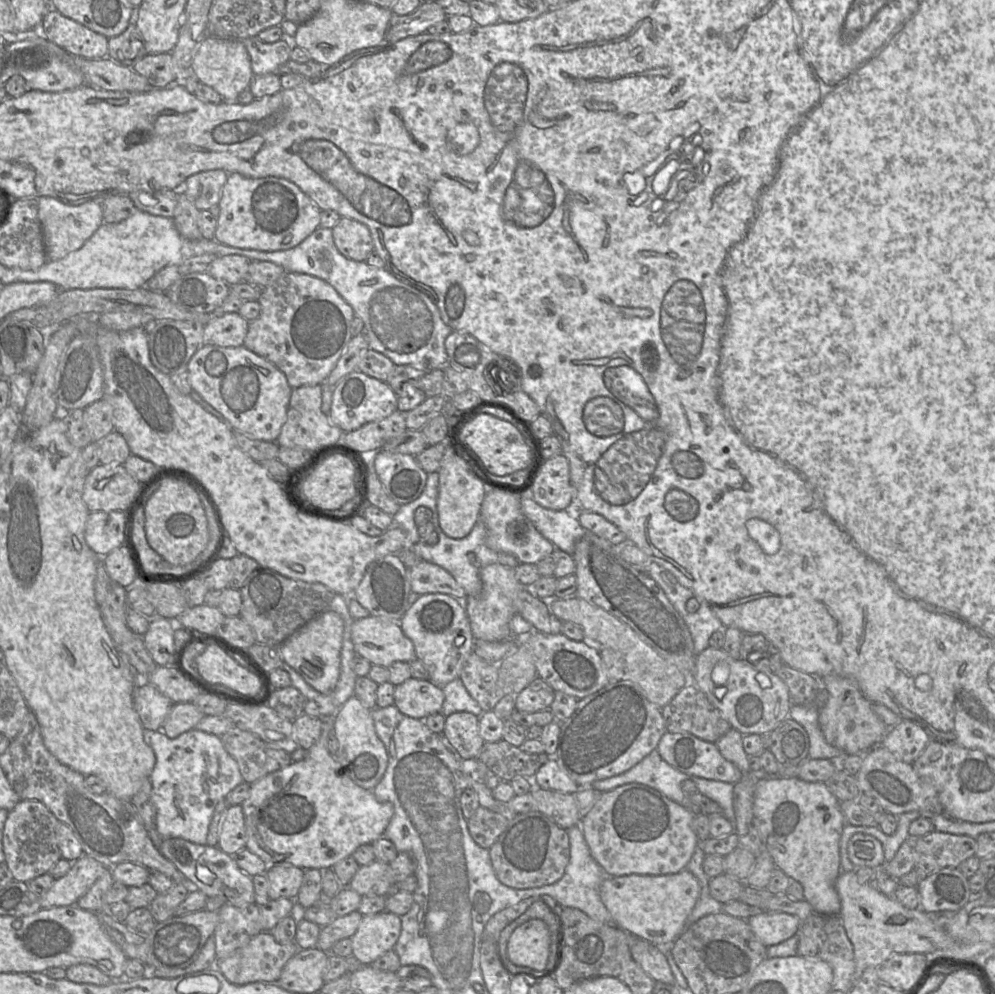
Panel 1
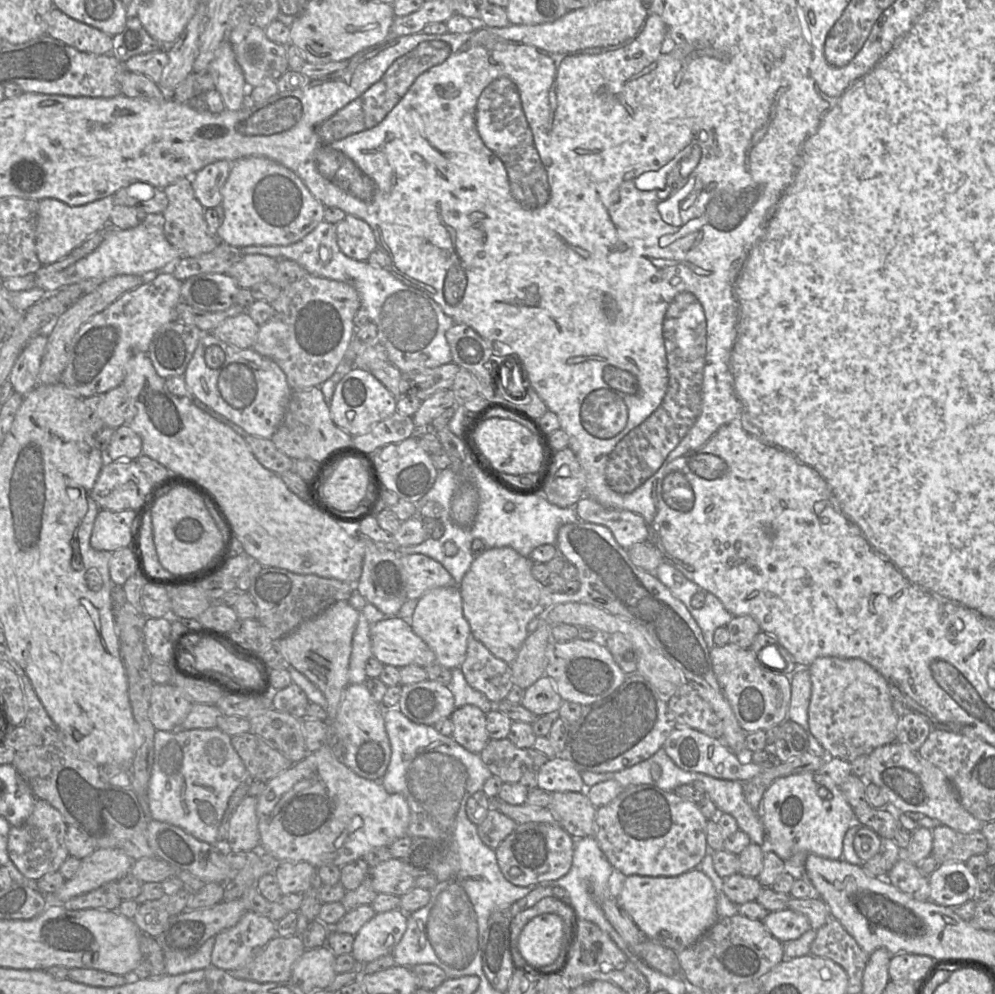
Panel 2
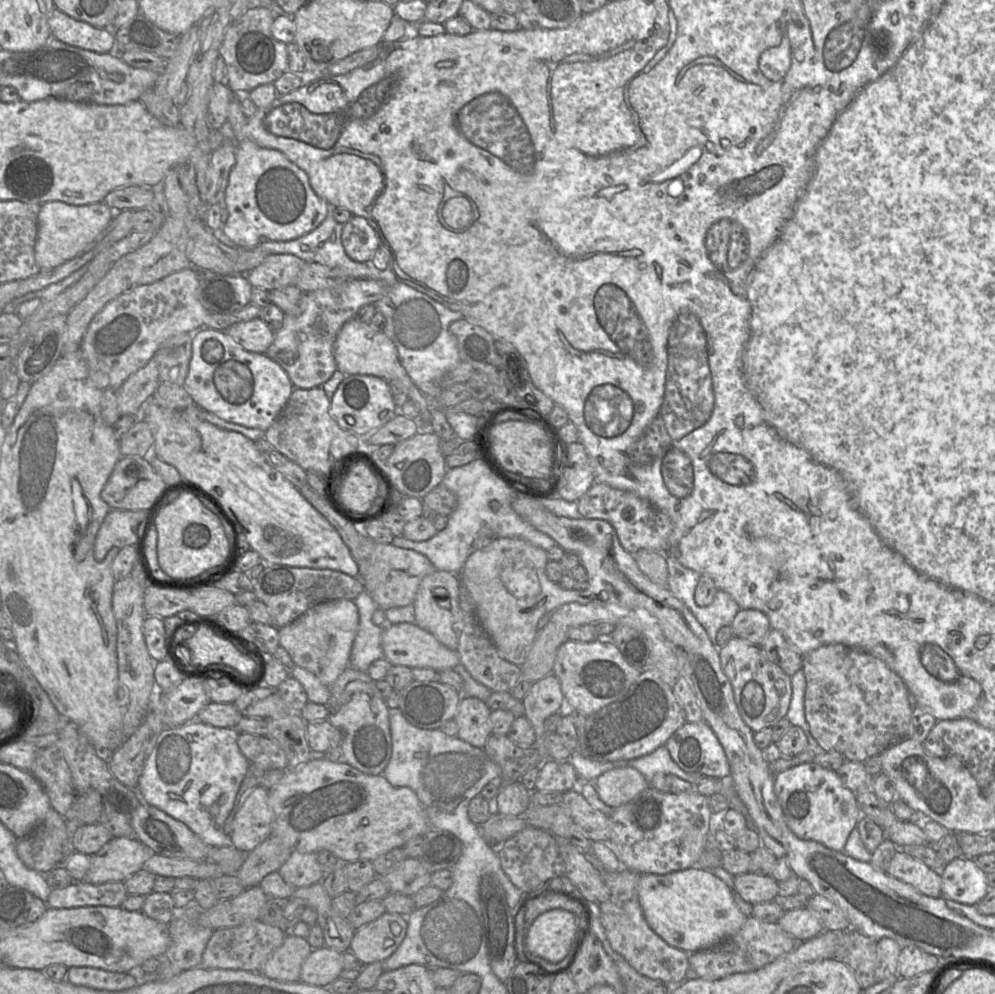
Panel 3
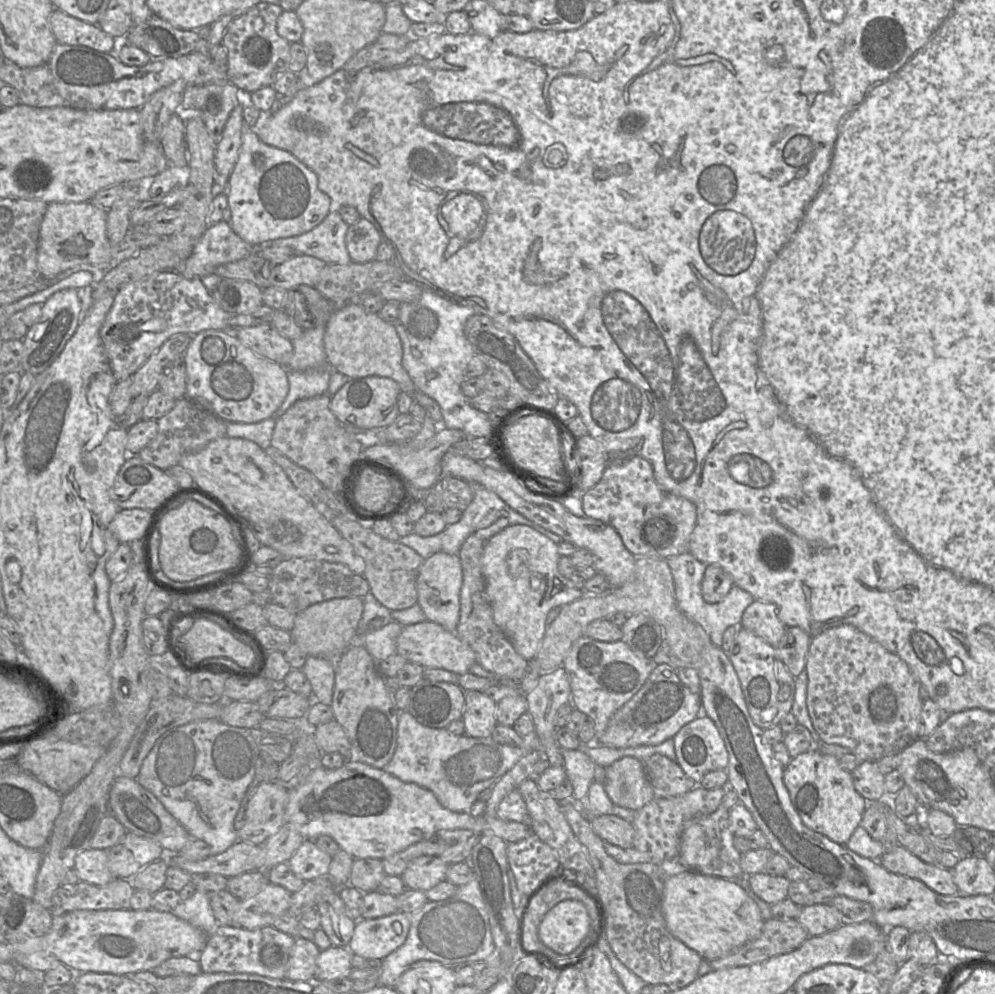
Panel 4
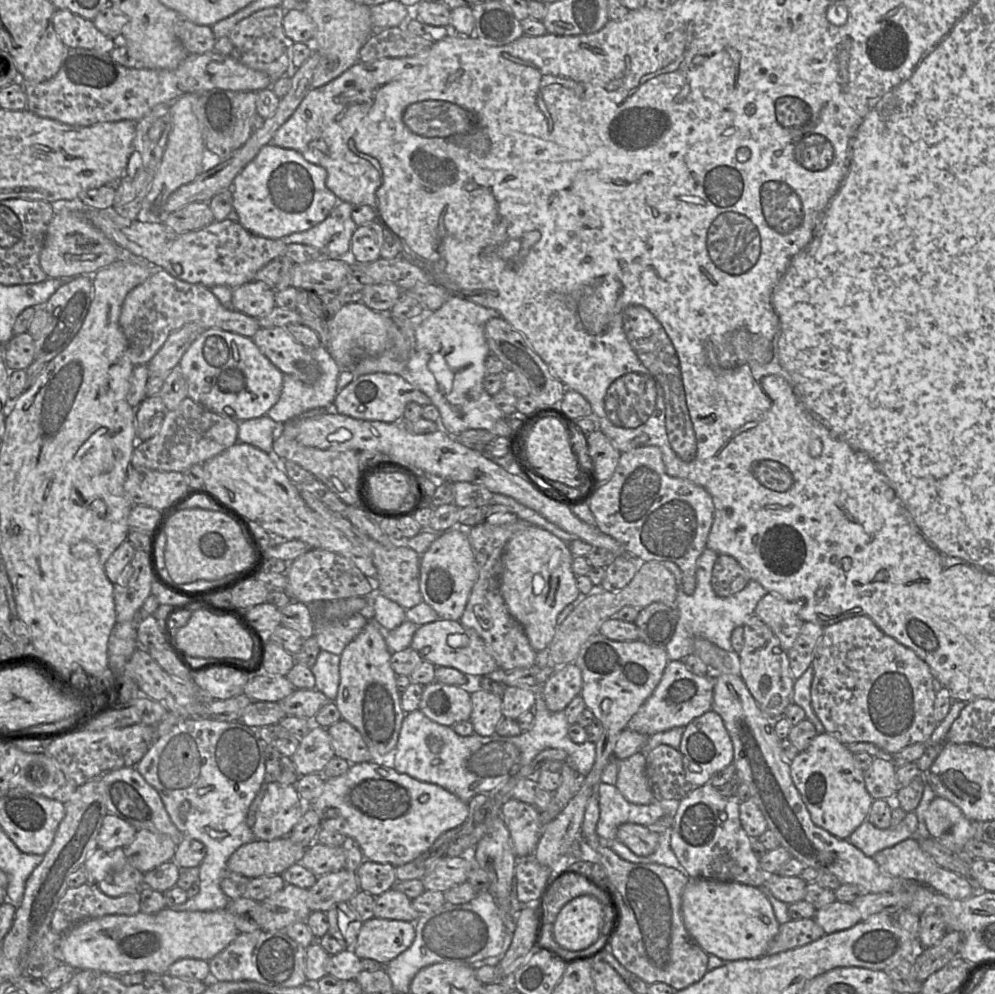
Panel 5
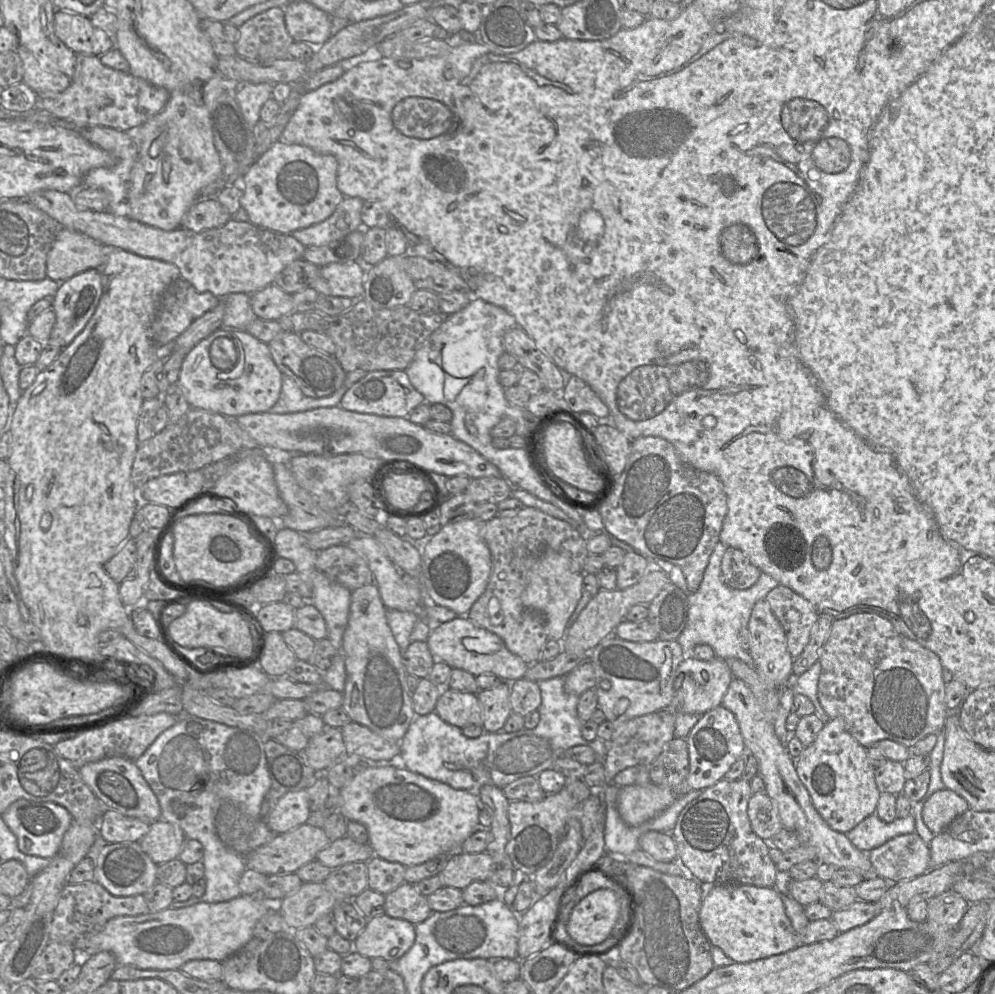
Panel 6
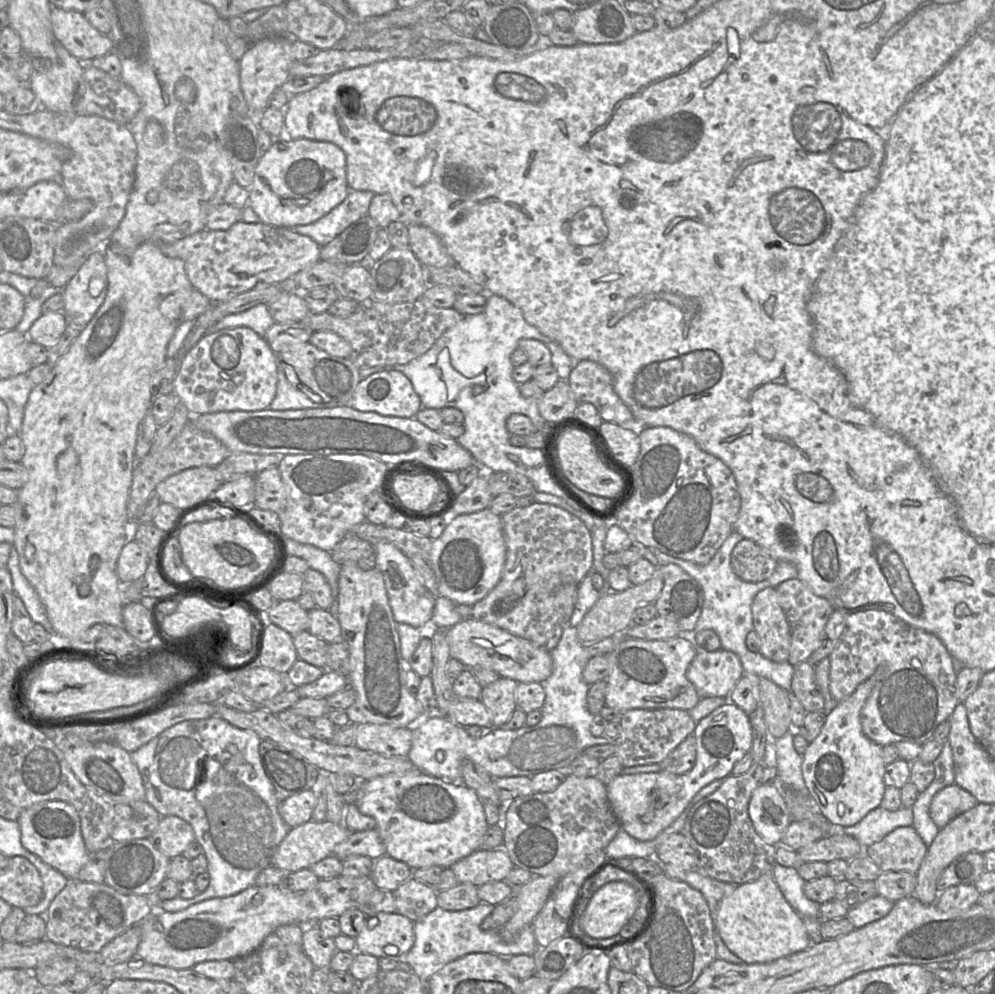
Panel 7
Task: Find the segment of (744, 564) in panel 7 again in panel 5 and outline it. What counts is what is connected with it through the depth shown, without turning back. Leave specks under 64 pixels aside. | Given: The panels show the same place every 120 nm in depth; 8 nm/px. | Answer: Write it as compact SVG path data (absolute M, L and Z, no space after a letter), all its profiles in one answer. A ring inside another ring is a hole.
M718 554L711 576L711 586L717 596L731 596L744 589L750 580L749 575L734 557Z

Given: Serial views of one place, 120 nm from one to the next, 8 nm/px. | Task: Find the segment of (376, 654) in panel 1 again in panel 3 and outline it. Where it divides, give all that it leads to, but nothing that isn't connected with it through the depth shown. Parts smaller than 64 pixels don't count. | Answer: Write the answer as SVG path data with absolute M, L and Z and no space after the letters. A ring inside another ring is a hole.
M403 622L385 624L381 638L383 657L392 665L407 666L409 668L432 668L440 672L454 669L460 664L457 650L451 650L440 643L431 633L420 628L416 623Z

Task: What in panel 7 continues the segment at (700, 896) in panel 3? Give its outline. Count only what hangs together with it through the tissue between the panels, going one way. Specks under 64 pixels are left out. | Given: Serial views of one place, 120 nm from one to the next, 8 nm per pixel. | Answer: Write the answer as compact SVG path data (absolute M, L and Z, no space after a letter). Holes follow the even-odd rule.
M773 869L763 872L754 881L737 885L719 903L714 928L727 948L745 964L768 963L787 955L805 950L811 945L803 918L783 896L773 875Z

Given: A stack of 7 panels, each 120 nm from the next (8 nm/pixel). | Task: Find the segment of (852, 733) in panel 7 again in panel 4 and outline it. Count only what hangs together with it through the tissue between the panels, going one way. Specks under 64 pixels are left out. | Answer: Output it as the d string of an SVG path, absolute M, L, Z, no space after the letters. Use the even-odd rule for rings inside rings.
M814 747L791 759L790 763L784 768L783 782L789 792L792 805L802 822L810 829L841 845L847 843L855 829L860 825L864 811L869 804L856 791L851 772L840 767L838 758L833 755L822 754Z

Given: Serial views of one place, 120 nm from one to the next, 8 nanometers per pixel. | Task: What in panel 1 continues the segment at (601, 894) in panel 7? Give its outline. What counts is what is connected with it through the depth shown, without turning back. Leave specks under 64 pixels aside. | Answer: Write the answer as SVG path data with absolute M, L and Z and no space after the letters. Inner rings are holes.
M530 919L517 927L507 945L507 954L514 966L527 969L541 978L550 954L550 932L540 919Z

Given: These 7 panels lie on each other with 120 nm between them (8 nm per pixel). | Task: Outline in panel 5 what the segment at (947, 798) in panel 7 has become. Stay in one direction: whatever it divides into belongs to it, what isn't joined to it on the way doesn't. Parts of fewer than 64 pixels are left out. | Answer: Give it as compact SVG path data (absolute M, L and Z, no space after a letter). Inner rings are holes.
M936 796L925 812L925 824L932 838L938 838L950 830L963 816L958 806Z

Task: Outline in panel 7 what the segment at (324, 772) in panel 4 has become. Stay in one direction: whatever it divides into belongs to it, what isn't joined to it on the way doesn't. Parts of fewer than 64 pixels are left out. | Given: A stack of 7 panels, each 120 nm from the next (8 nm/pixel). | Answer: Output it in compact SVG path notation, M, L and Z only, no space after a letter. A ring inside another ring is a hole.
M424 772L389 774L360 781L359 811L374 818L377 831L385 845L386 855L406 863L413 870L440 866L450 868L454 863L480 849L489 826L483 800L461 782L450 782Z

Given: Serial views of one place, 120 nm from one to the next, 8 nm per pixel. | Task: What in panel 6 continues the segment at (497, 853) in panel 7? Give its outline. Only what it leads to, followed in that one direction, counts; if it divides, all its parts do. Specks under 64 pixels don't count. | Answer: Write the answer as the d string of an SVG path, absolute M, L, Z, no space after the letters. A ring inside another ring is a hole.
M486 852L468 854L453 853L439 876L443 887L463 890L473 882L484 882L497 869L497 865Z

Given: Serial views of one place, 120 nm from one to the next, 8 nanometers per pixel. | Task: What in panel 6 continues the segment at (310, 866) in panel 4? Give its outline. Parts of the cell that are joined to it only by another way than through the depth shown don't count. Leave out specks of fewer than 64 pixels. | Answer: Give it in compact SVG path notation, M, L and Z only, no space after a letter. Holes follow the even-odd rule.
M345 836L321 850L316 860L330 869L335 869L353 862L367 863L373 856L374 852L368 843L358 843Z

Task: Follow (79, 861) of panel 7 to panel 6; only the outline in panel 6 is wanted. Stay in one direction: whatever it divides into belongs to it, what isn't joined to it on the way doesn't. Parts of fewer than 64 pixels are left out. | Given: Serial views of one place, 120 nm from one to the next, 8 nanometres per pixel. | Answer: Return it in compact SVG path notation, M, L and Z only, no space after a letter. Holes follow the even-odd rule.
M25 799L15 801L1 817L16 836L18 848L22 853L47 859L57 854L64 834L74 821L67 809L61 805Z

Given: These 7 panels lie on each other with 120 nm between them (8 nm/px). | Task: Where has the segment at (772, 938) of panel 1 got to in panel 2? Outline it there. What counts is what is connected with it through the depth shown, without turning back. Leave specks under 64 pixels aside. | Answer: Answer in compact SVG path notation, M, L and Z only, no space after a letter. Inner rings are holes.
M790 909L769 912L762 922L768 931L782 943L798 939L811 928L804 914Z

